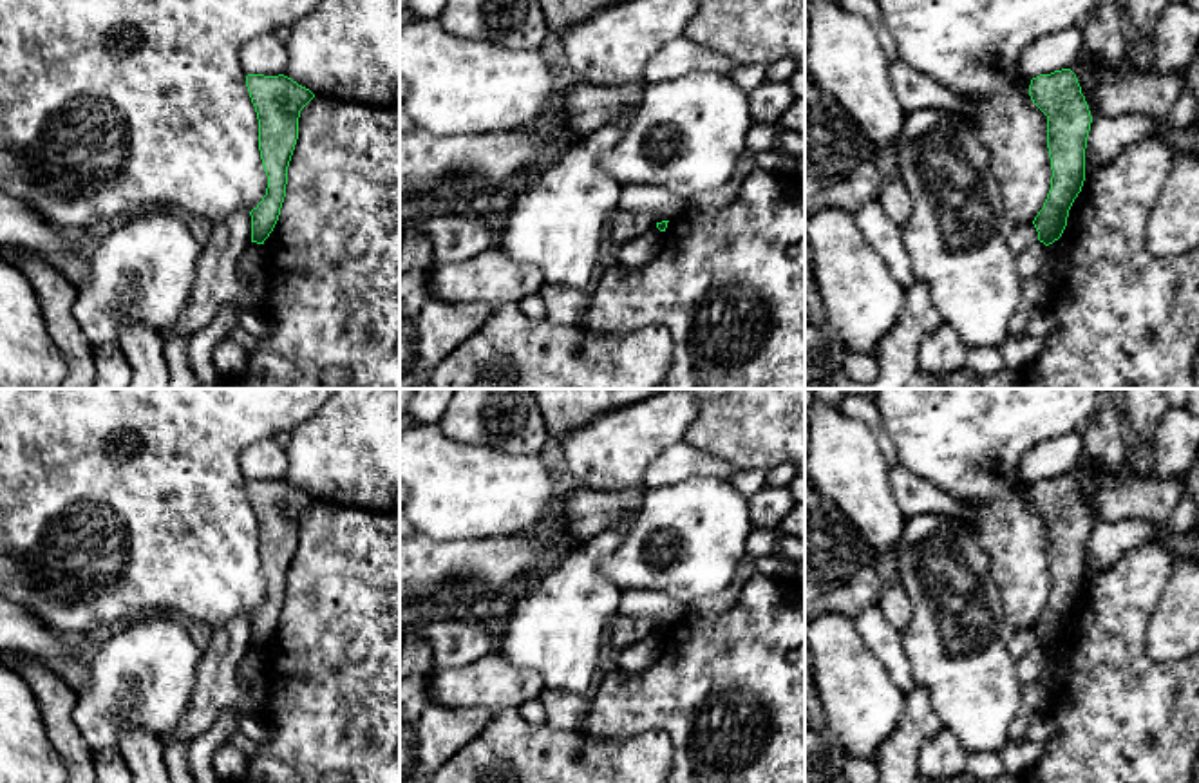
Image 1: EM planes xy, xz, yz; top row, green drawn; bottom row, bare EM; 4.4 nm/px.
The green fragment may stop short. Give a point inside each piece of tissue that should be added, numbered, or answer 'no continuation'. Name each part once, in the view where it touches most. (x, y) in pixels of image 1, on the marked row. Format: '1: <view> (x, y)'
no continuation

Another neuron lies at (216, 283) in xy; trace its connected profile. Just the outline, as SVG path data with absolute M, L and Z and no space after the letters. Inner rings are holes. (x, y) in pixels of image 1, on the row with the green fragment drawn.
M239 208L224 221L213 222L212 235L197 260L197 277L190 300L177 322L161 336L192 336L206 327L219 309L231 300L253 306L250 288L237 277L237 260L251 244L250 210Z

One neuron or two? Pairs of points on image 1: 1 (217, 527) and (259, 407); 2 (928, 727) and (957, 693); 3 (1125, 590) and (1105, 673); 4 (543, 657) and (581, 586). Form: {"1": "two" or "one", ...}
{"1": "one", "2": "two", "3": "one", "4": "one"}

